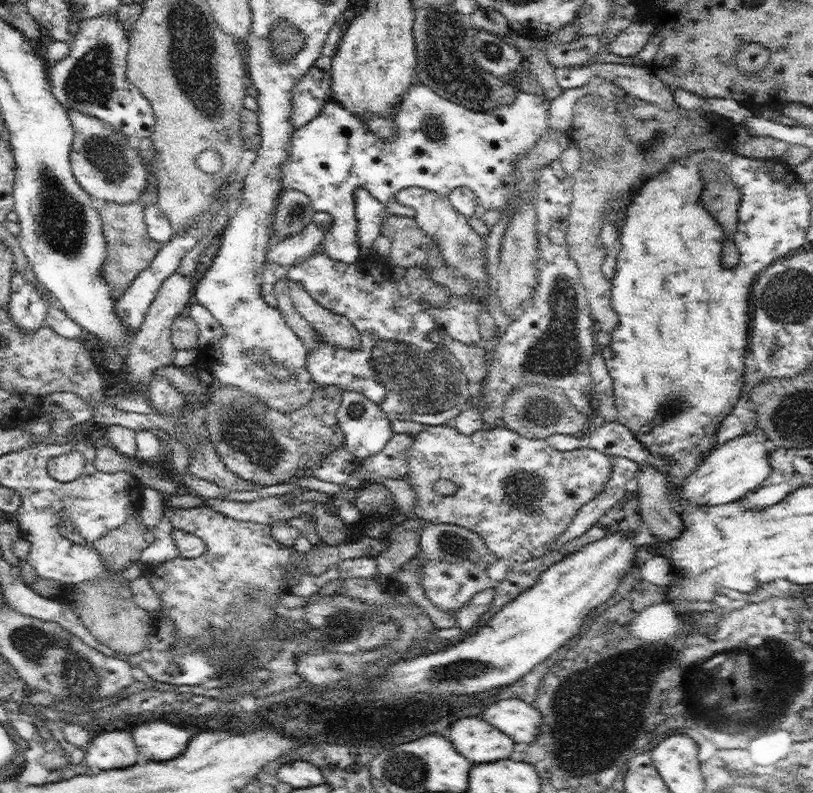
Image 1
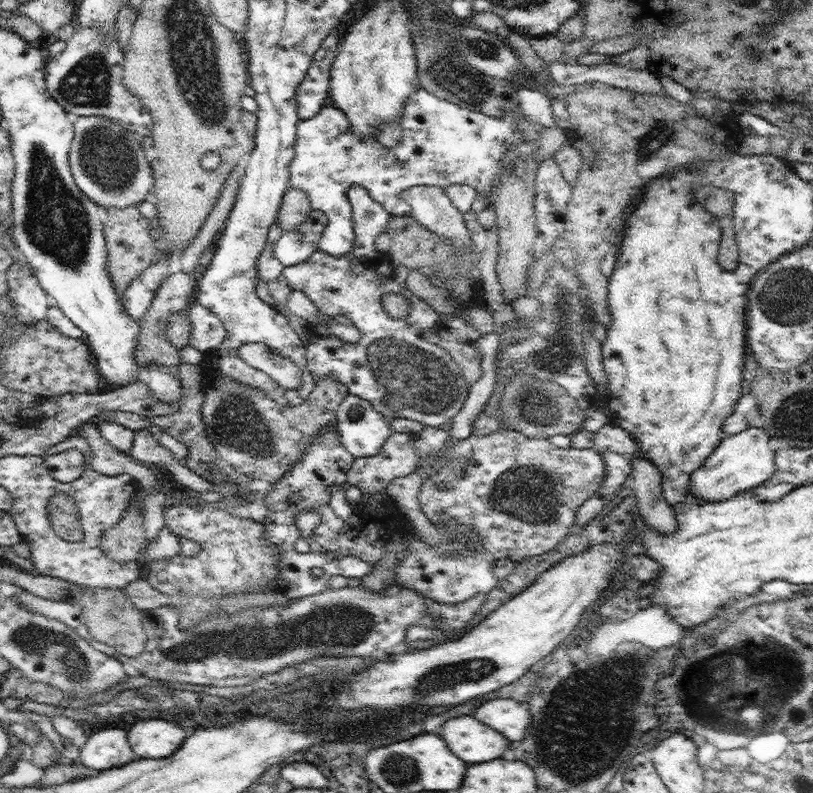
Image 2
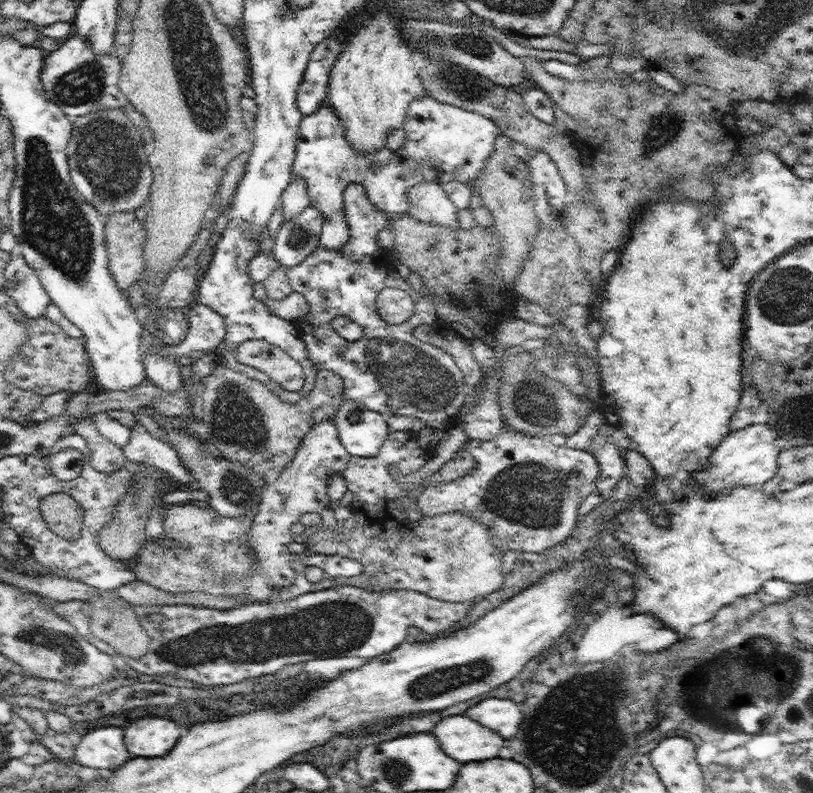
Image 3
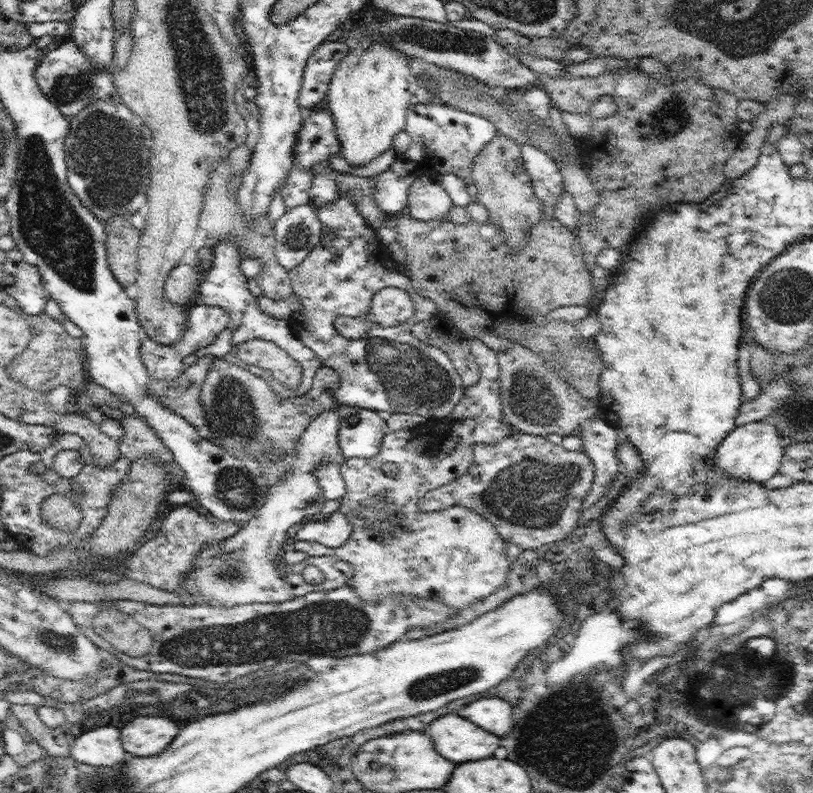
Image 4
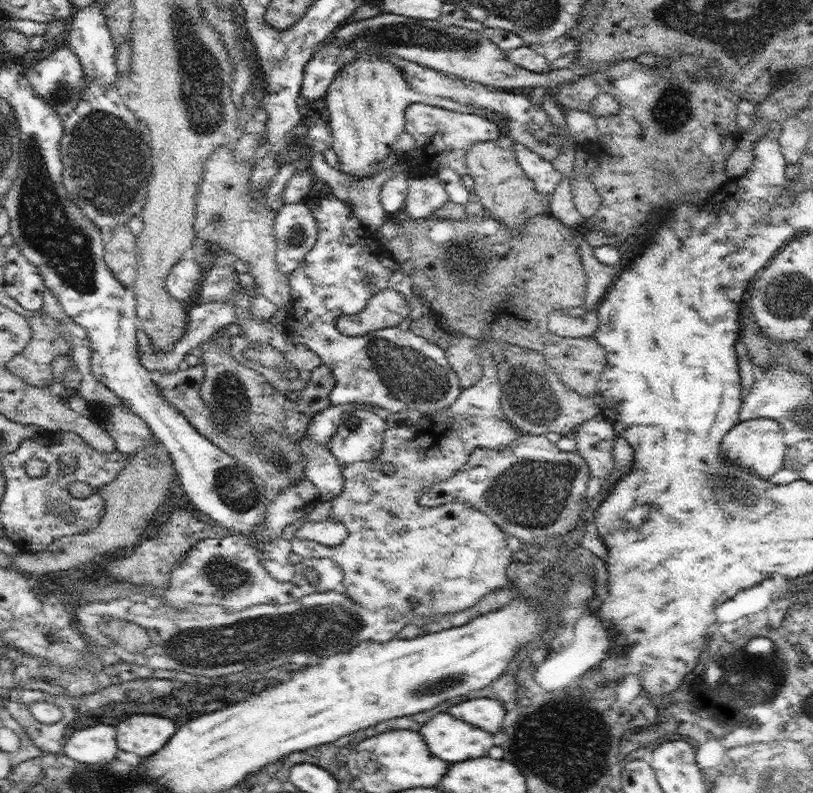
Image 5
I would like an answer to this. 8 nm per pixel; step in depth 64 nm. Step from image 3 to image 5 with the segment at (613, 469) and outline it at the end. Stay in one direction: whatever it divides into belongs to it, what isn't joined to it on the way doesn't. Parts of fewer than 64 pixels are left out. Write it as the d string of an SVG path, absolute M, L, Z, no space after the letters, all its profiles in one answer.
M600 414L582 421L571 436L576 441L576 451L590 468L585 496L585 500L590 500L600 493L602 483L614 468L612 453L618 434L612 423Z

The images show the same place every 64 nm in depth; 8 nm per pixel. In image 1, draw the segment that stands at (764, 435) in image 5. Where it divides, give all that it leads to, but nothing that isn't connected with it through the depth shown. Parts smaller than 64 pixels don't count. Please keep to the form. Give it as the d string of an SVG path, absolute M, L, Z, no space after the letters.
M751 431L740 433L740 436L714 446L703 457L698 468L693 470L690 476L686 476L686 480L682 484L682 490L680 490L680 497L686 499L686 501L690 501L694 505L708 505L713 507L718 506L718 504L728 504L742 499L748 491L753 491L756 487L759 487L768 478L770 472L772 472L769 457L771 452L766 450L764 440L765 437L758 431Z

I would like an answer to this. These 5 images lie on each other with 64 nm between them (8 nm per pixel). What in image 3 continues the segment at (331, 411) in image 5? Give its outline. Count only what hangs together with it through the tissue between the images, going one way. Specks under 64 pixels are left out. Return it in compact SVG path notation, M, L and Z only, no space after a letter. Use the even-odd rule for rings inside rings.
M322 419L310 427L304 439L298 445L298 451L290 464L282 468L277 481L269 484L261 496L261 504L257 514L252 518L252 527L246 533L246 542L256 556L254 575L242 577L239 582L230 582L221 588L213 588L211 592L221 593L228 598L244 600L244 602L268 603L287 601L297 596L336 586L336 580L342 576L358 576L364 572L362 564L350 559L341 559L338 555L303 558L292 554L288 545L293 541L291 526L300 521L303 514L321 513L330 504L328 496L328 477L332 473L342 475L351 455L339 442L339 434L332 419ZM307 566L319 566L323 570L321 581L309 582L305 575Z

